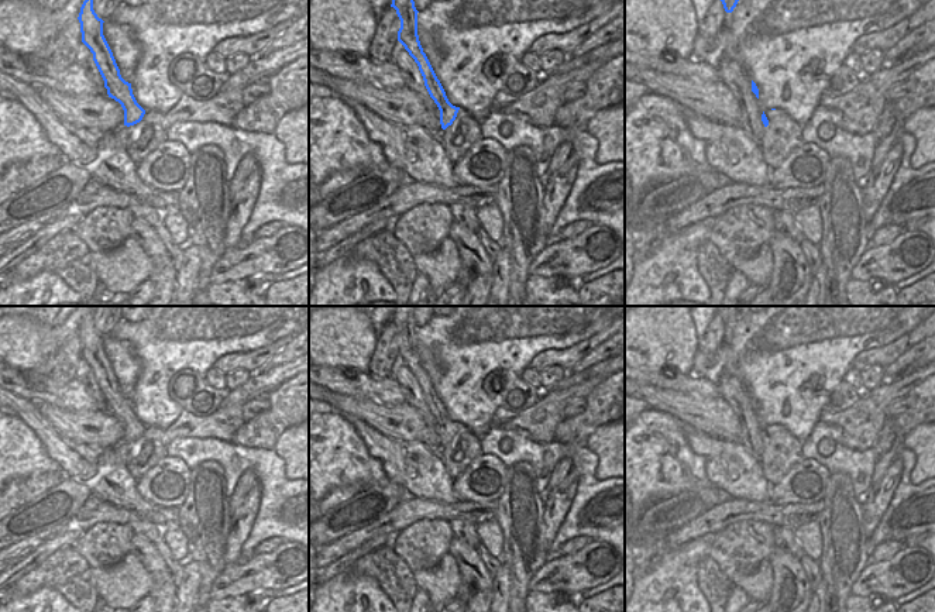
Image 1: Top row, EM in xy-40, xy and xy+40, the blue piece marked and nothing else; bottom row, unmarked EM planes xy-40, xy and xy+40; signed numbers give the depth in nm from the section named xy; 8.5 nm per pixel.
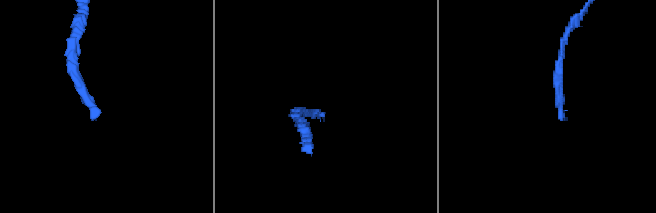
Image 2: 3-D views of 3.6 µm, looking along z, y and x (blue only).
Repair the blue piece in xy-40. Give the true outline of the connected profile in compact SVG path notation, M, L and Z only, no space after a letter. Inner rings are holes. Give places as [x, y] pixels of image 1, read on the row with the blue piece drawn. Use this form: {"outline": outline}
{"outline": "M85 0L78 17L82 42L93 54L93 61L104 80L109 97L118 102L124 110L124 126L140 123L145 110L137 103L131 83L126 82L116 63L113 52L103 35L103 20L93 10L93 0Z"}

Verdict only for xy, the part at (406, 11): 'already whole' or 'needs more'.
needs more

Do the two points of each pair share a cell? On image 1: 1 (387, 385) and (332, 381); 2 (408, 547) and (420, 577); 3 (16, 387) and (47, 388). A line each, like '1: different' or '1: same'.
1: same
2: different
3: same

